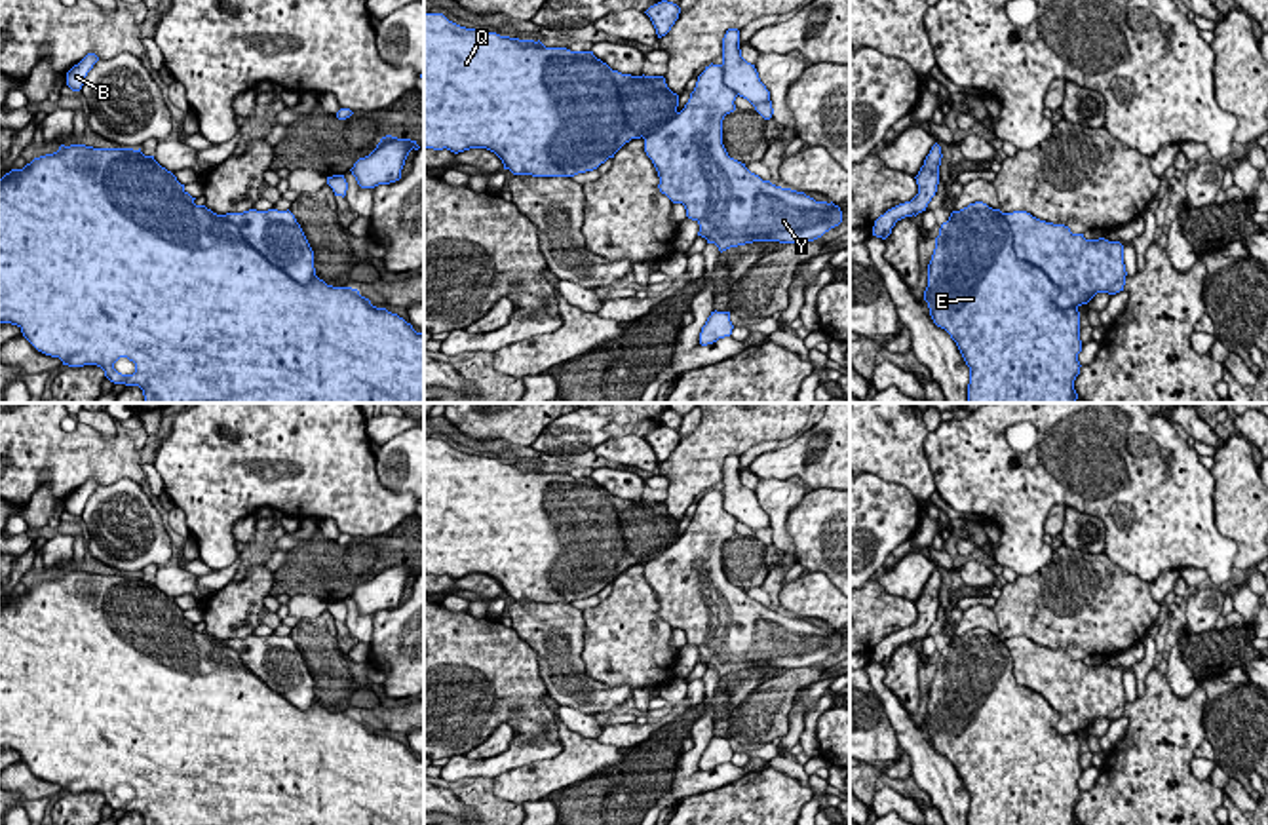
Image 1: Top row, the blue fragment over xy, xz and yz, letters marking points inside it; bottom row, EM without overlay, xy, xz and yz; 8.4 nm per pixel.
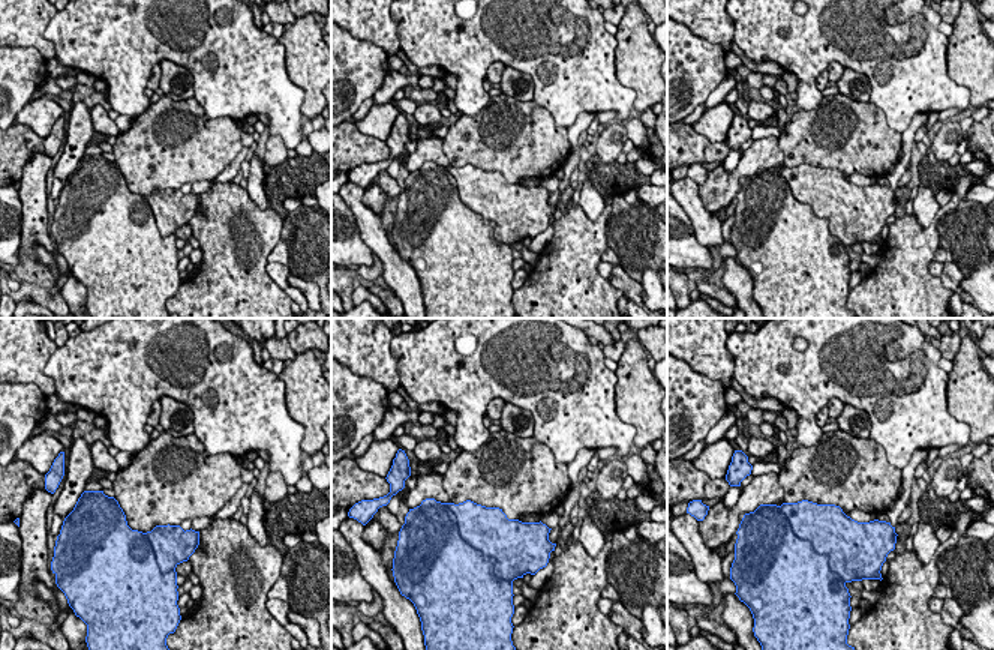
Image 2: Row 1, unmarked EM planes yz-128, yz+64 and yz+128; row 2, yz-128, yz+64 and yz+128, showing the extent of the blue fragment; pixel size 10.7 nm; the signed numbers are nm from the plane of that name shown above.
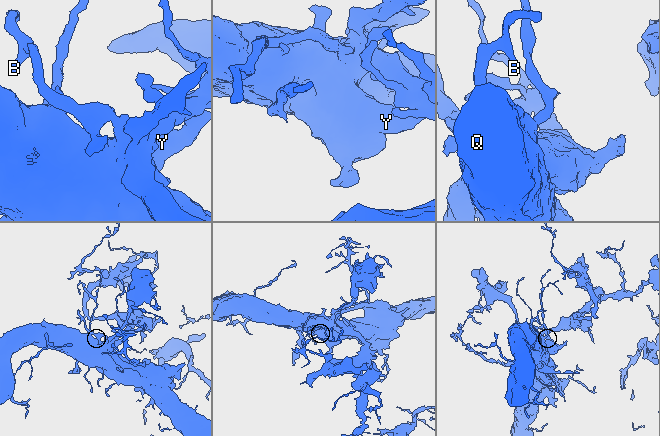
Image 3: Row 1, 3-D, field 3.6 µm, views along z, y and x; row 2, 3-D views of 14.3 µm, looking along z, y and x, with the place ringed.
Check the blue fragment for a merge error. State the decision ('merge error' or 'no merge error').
merge error

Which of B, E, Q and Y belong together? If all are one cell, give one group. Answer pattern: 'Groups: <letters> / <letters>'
Groups: B Y / E Q

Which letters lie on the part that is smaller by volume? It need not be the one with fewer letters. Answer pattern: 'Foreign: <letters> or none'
Foreign: B, Y

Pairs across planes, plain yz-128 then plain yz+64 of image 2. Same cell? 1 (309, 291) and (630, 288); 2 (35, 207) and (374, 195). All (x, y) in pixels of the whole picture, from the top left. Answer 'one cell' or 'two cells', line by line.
1: one cell
2: one cell

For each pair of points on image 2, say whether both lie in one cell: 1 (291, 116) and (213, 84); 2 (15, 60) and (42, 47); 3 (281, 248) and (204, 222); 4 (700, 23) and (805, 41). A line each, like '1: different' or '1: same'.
1: same
2: different
3: different
4: different

